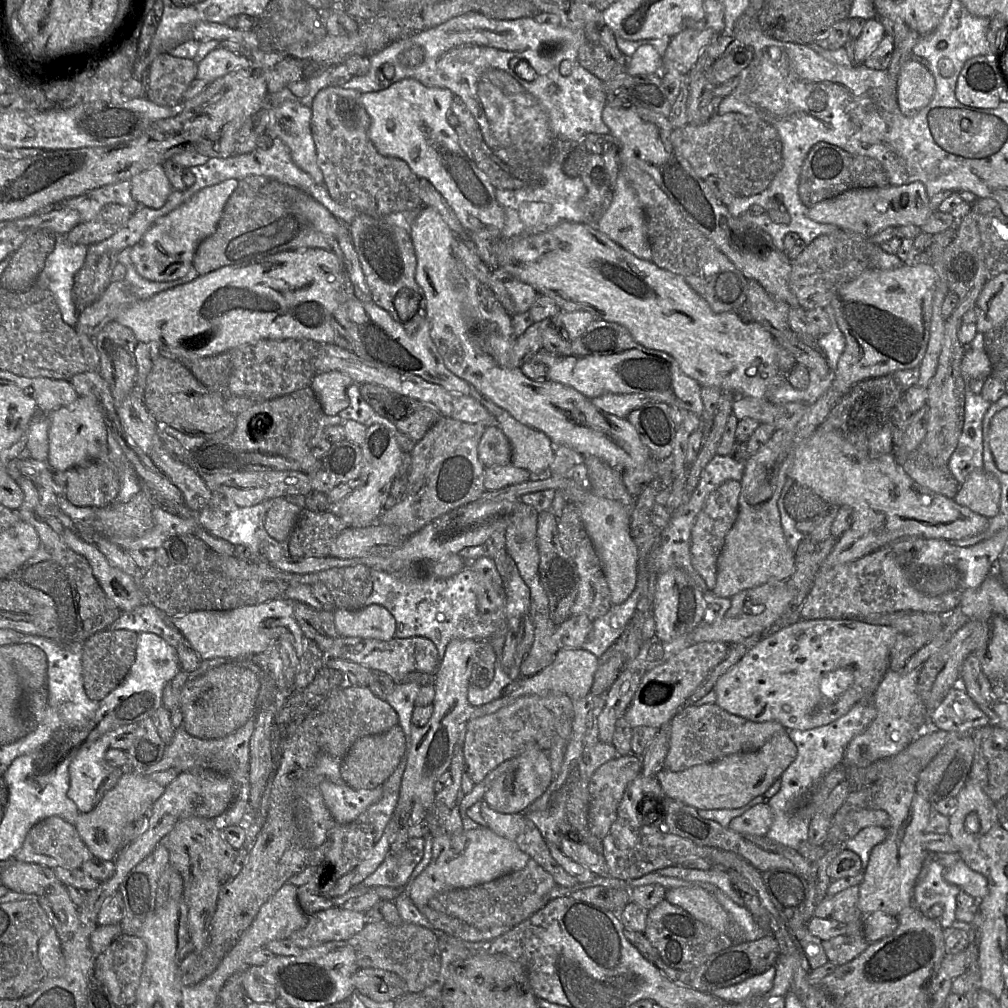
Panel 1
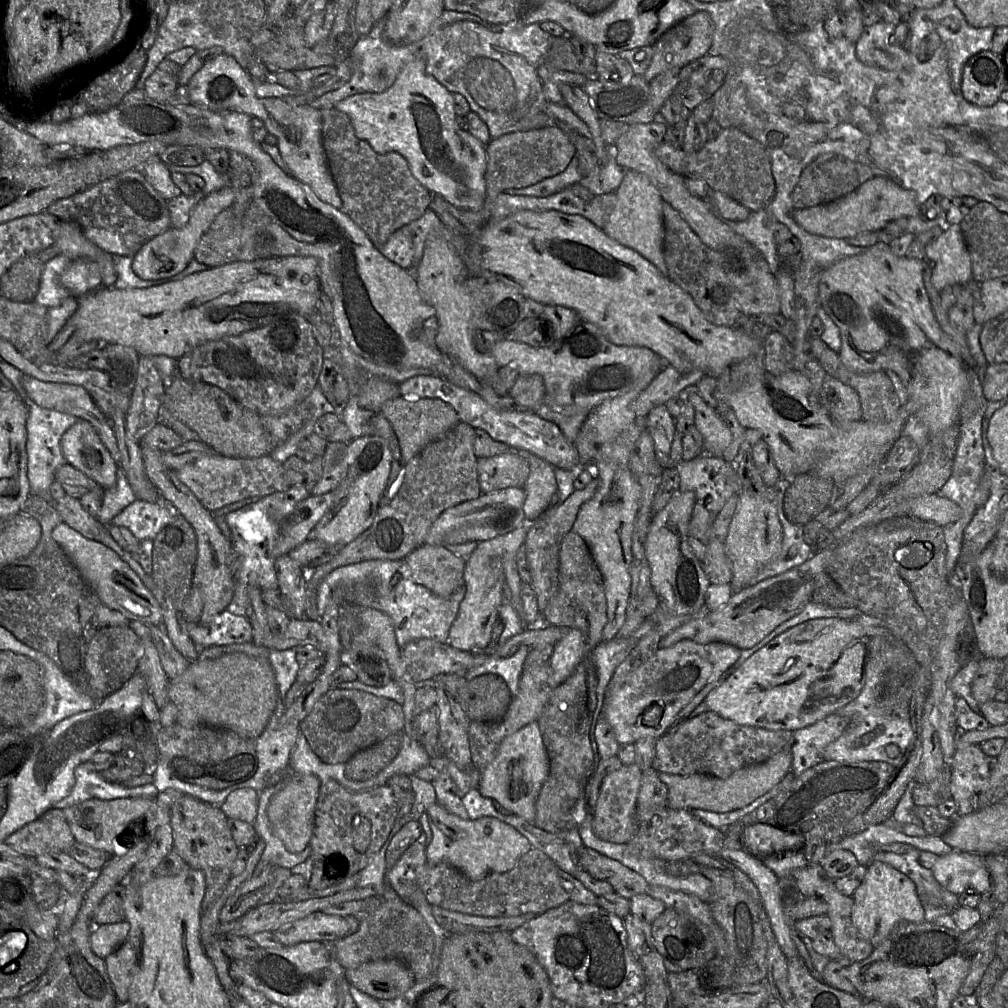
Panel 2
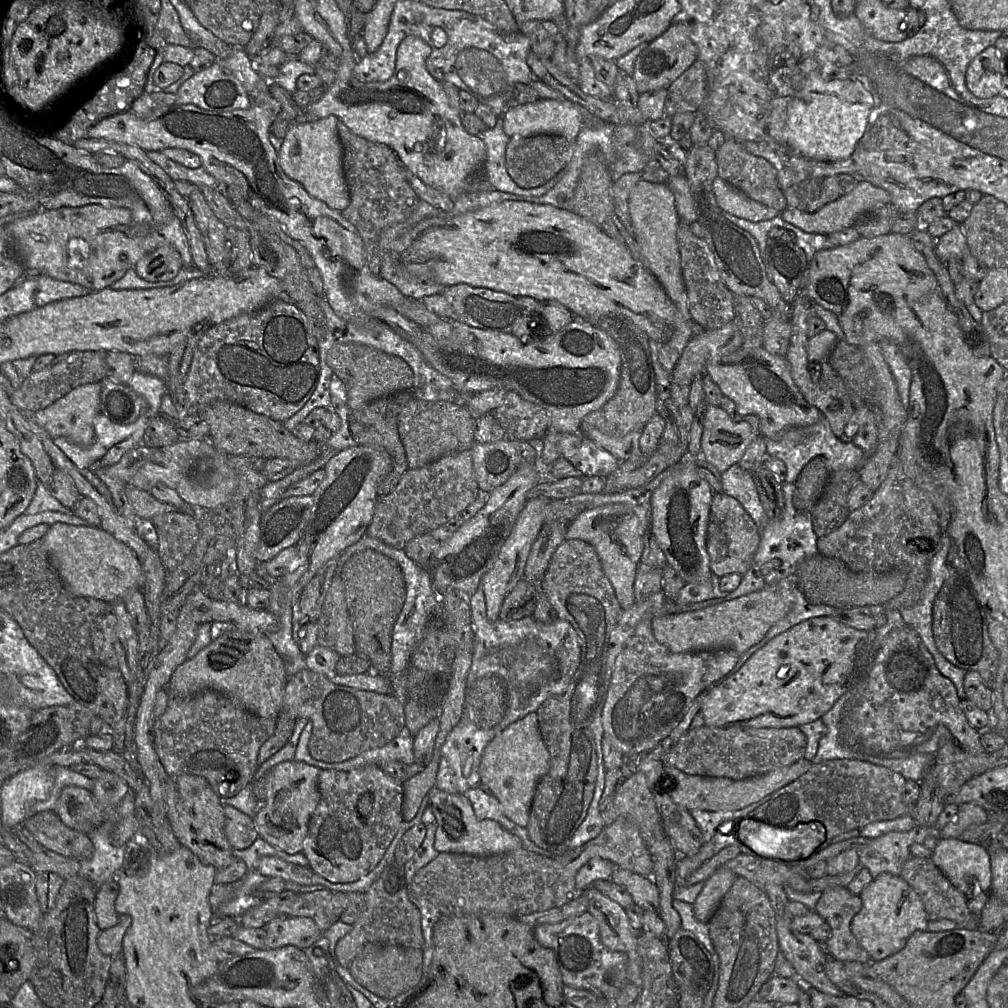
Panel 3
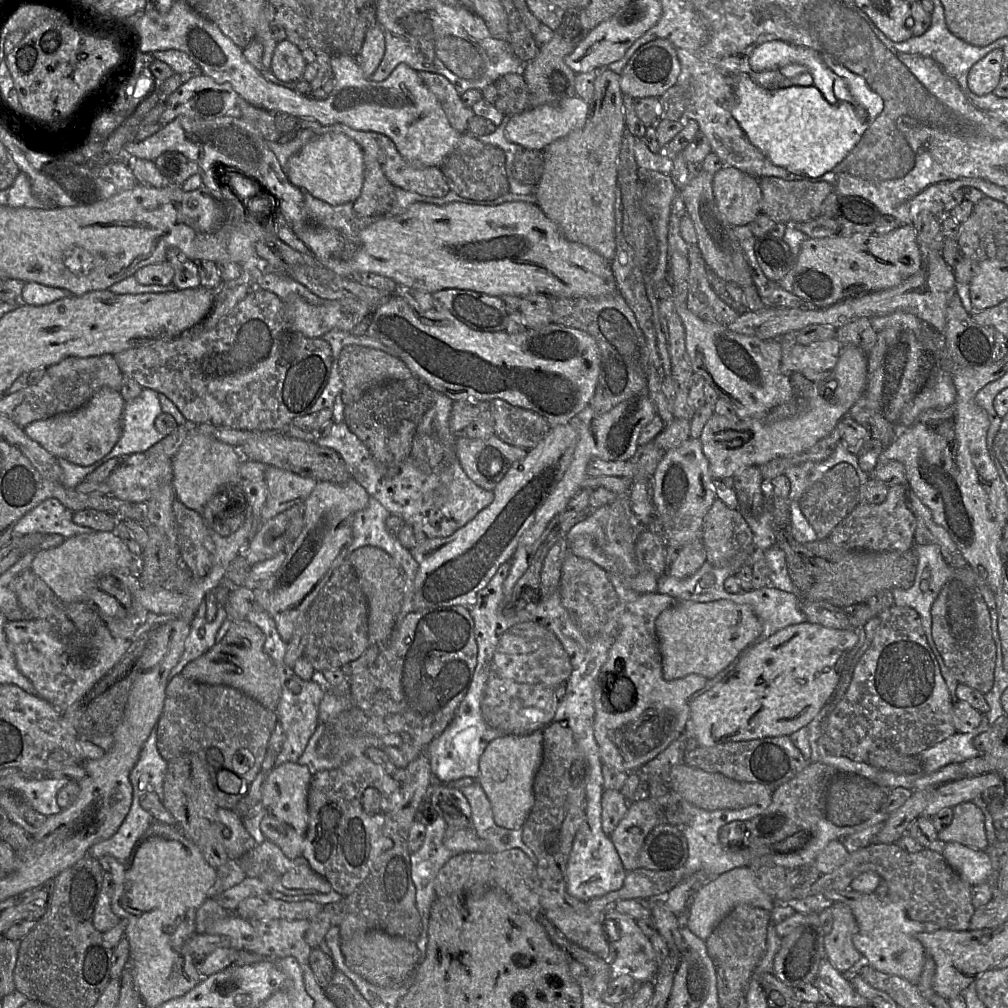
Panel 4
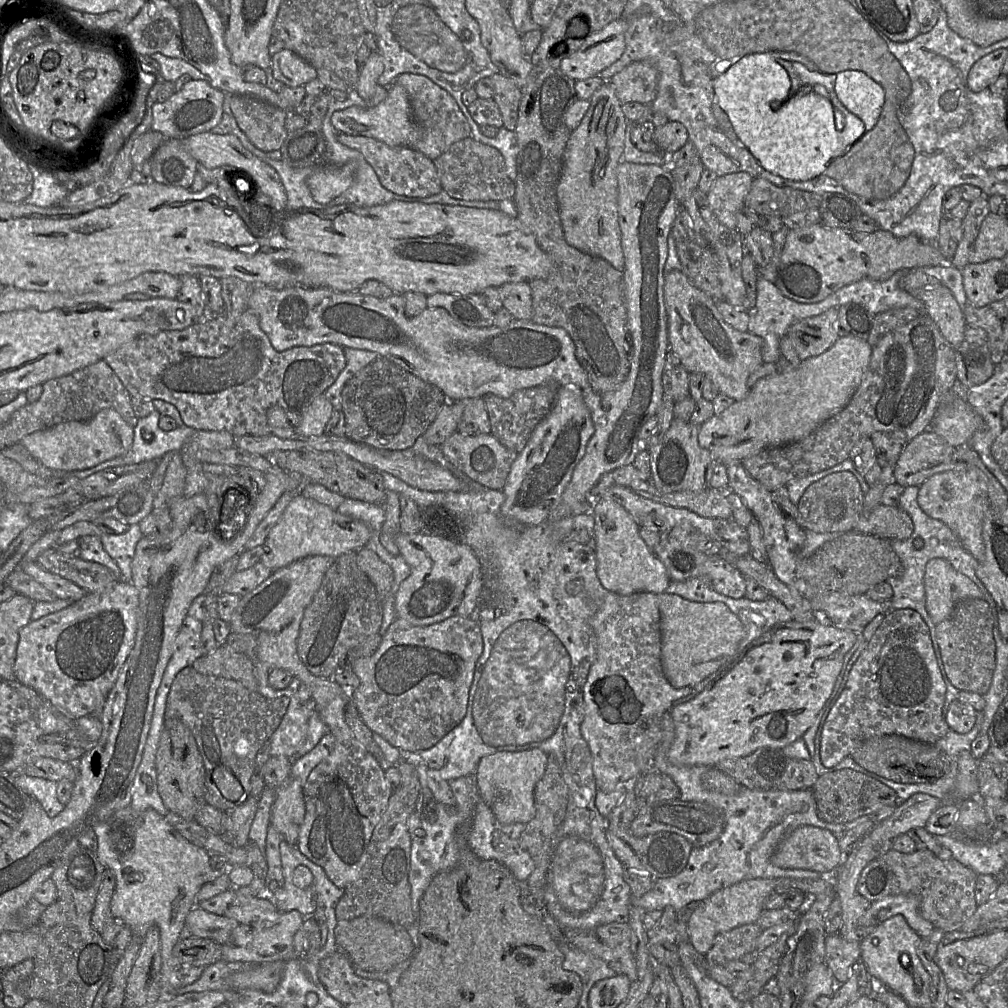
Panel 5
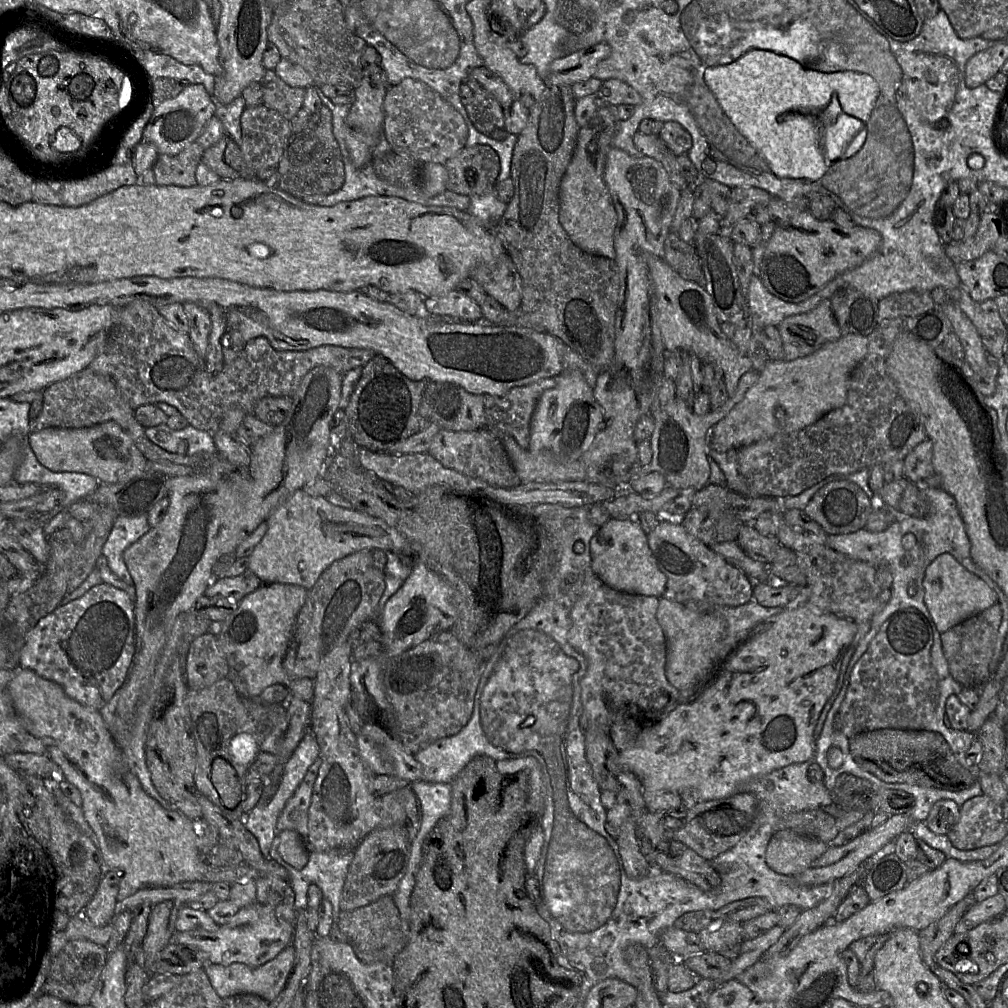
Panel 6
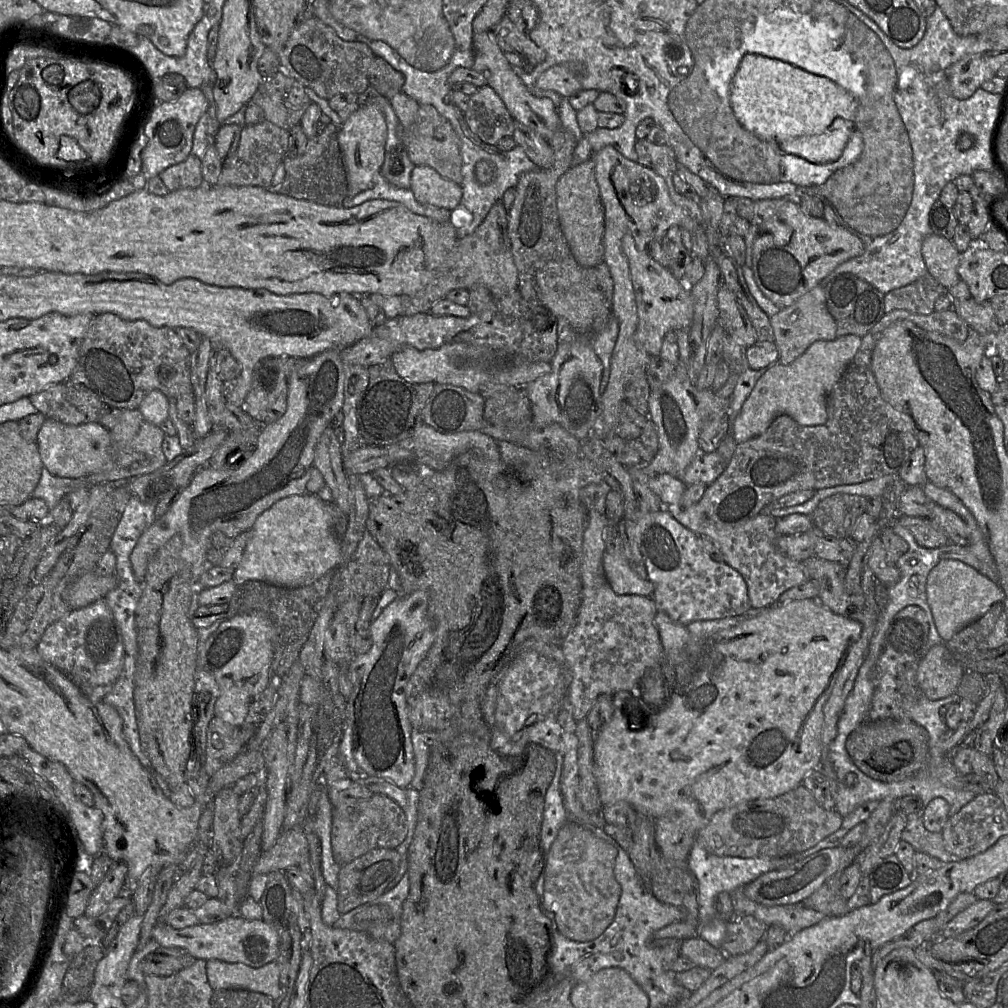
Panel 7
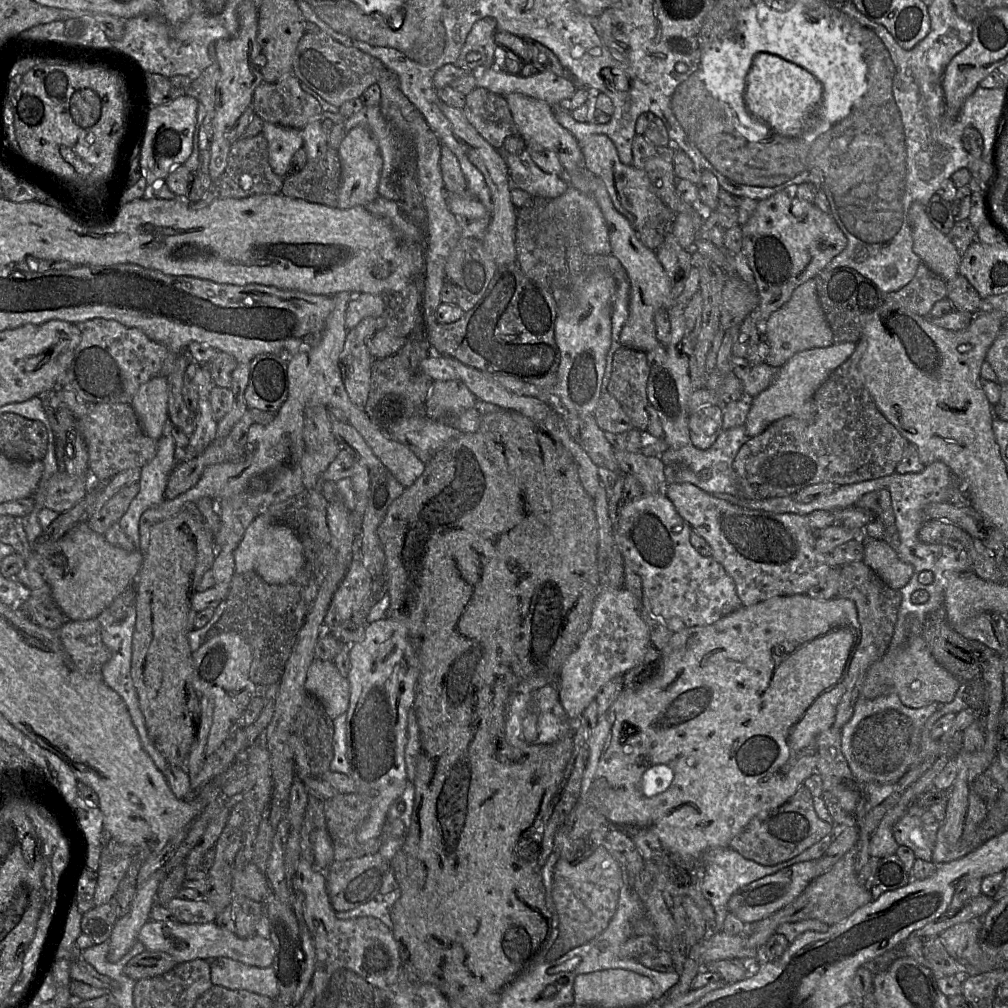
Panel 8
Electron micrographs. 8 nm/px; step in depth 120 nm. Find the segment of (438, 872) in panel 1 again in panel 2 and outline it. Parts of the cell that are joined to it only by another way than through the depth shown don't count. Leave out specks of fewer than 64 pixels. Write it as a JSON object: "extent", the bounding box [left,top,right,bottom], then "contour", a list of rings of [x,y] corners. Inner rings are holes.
{"extent":[426,802,532,880],"contour":[[[437,802],[429,806],[427,813],[432,831],[432,841],[426,850],[427,863],[449,863],[471,880],[479,880],[490,872],[512,870],[518,859],[532,848],[515,828],[496,818],[464,820]]]}

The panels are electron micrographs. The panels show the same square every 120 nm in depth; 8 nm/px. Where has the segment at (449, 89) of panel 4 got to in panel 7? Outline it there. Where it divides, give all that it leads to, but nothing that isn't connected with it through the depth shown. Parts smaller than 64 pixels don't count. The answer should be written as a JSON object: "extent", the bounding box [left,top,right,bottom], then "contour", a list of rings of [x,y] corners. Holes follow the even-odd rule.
{"extent":[402,105,462,185],"contour":[[[420,105],[415,122],[409,129],[402,129],[402,143],[414,165],[430,166],[443,177],[459,185],[462,184],[459,138],[450,122],[434,106]]]}

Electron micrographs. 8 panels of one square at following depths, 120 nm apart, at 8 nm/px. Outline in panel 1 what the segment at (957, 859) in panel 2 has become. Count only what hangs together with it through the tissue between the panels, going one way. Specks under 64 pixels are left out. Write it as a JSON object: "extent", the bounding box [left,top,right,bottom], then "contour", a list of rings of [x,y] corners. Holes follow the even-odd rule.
{"extent":[944,859,988,901],"contour":[[[962,859],[946,868],[944,879],[958,886],[961,891],[974,897],[977,901],[988,895],[988,881],[986,877],[971,869]]]}

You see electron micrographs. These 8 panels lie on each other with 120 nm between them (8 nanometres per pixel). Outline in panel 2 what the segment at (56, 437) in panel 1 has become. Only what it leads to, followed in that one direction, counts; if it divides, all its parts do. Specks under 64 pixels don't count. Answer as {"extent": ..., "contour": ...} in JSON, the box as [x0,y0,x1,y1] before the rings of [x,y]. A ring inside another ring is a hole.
{"extent":[61,420,118,487],"contour":[[[87,420],[75,422],[62,436],[61,449],[68,464],[95,480],[101,487],[113,487],[118,465]]]}

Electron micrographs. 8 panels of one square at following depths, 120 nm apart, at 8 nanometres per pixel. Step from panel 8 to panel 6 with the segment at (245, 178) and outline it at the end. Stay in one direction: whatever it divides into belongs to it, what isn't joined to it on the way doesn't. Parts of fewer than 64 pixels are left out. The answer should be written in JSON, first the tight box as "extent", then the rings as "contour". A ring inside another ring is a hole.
{"extent":[239,104,292,177],"contour":[[[260,104],[254,107],[246,107],[243,110],[240,126],[241,145],[239,148],[248,167],[248,176],[256,177],[260,170],[277,167],[286,142],[292,133],[289,120],[275,110]]]}

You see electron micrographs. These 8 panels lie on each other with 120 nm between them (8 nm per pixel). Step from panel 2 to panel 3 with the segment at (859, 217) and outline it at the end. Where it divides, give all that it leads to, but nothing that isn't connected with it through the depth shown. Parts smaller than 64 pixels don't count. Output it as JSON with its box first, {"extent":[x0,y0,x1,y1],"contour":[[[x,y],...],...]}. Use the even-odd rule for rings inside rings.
{"extent":[780,181,890,236],"contour":[[[860,181],[851,192],[826,204],[813,213],[803,212],[795,208],[786,208],[780,215],[784,221],[796,226],[804,232],[828,236],[833,232],[852,227],[863,212],[876,206],[884,206],[887,204],[890,204],[890,195],[886,190],[874,186],[870,182]]]}

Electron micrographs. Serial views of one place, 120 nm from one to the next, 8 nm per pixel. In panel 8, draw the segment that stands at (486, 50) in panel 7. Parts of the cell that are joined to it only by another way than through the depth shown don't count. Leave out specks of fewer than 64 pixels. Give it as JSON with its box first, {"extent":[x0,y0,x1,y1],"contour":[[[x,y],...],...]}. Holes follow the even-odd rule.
{"extent":[504,93,586,174],"contour":[[[519,93],[504,96],[511,111],[518,133],[525,143],[535,143],[554,152],[564,167],[565,174],[582,172],[586,169],[582,147],[575,136],[565,129],[555,118],[553,108],[546,102]]]}

